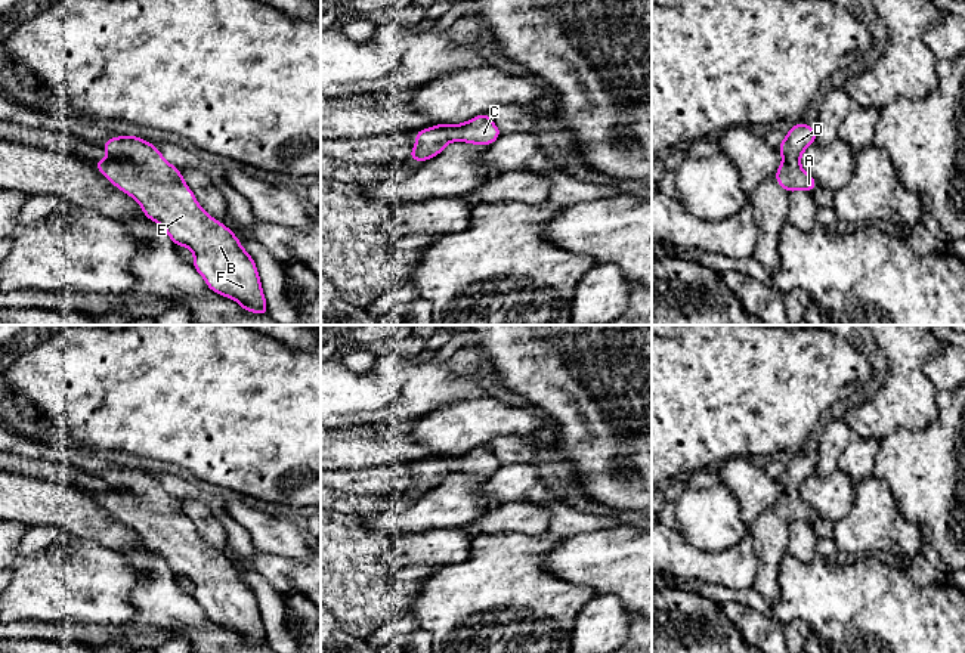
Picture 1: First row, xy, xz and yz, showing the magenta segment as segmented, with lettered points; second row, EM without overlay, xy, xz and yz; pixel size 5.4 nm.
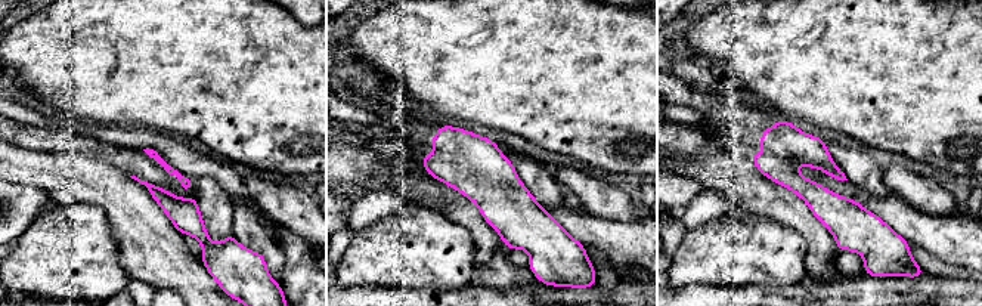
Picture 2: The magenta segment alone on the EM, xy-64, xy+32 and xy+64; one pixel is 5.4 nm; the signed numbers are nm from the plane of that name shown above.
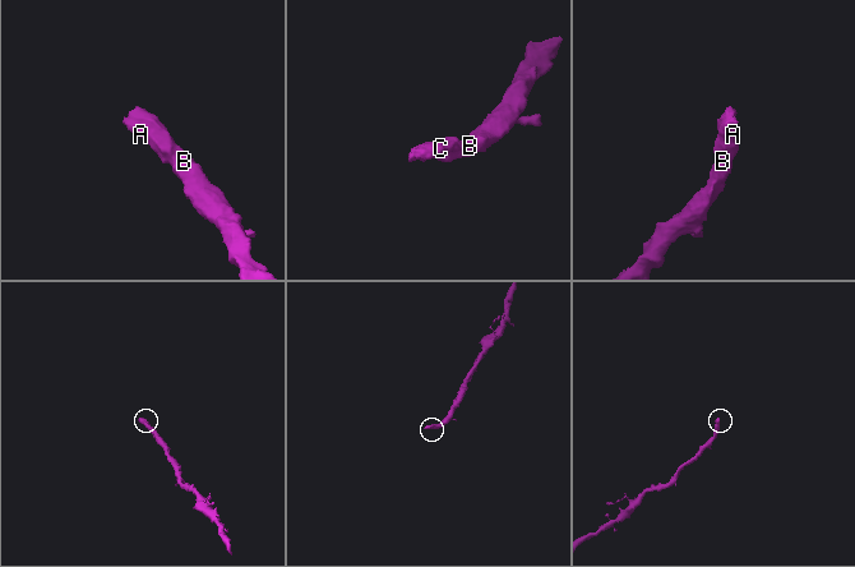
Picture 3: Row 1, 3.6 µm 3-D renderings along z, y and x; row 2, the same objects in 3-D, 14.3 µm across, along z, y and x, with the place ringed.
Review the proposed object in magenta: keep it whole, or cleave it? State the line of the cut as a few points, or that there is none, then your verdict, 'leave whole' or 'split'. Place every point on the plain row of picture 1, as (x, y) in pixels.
no cut; leave whole

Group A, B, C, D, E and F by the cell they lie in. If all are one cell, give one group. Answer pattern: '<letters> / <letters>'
A B C D E F

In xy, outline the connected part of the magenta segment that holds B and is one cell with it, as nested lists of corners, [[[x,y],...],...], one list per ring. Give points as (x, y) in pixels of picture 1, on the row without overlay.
[[[123,465],[103,473],[108,488],[96,499],[140,535],[143,545],[161,555],[177,578],[194,582],[192,597],[207,618],[233,629],[244,641],[269,644],[253,588],[236,566],[204,542],[157,477]]]

